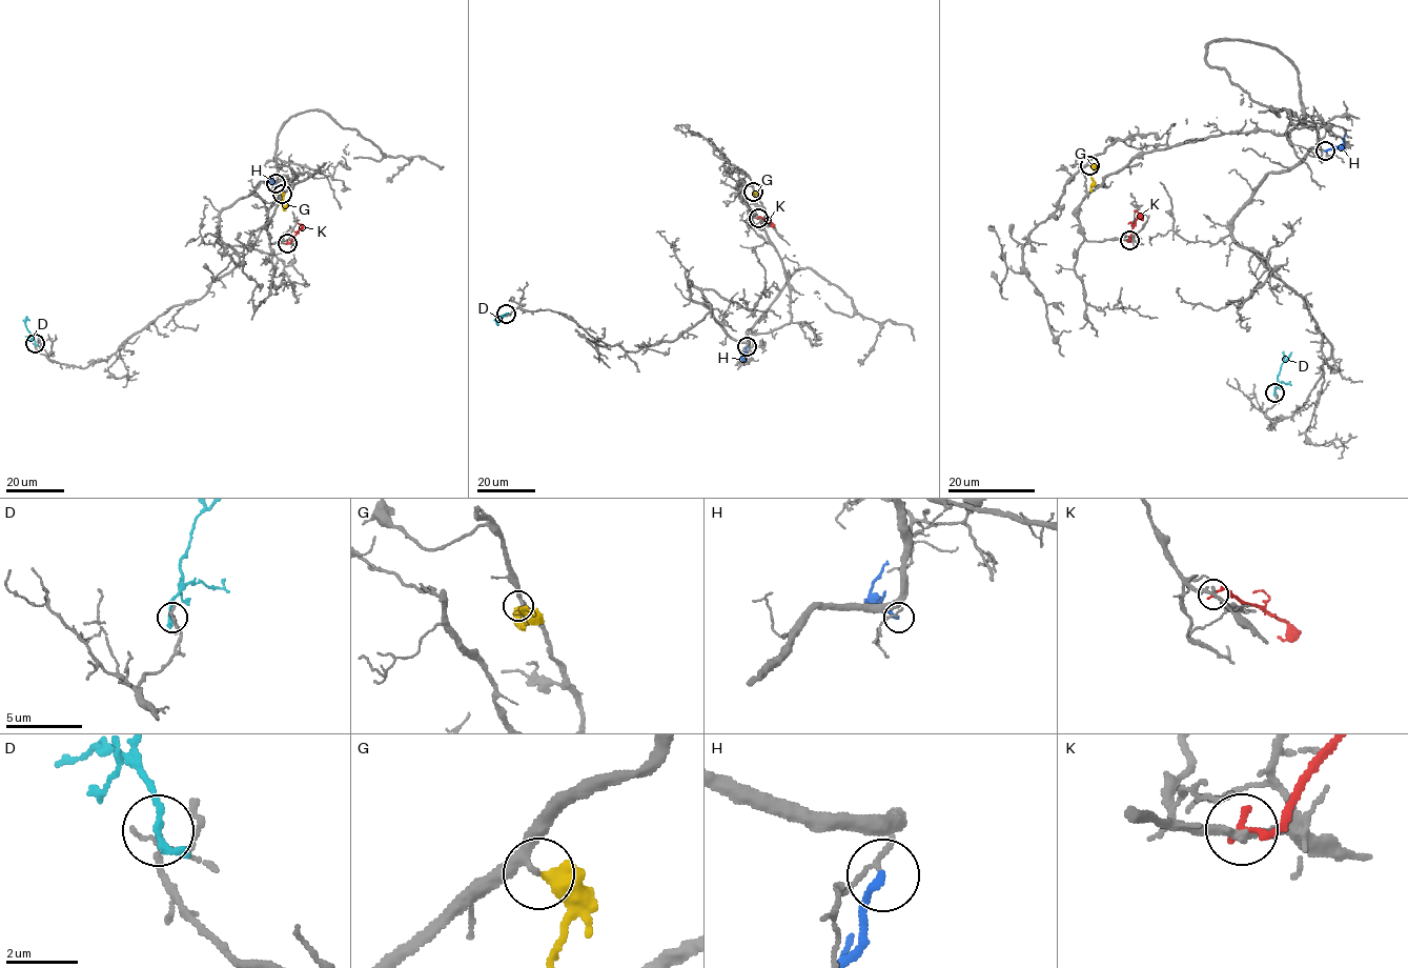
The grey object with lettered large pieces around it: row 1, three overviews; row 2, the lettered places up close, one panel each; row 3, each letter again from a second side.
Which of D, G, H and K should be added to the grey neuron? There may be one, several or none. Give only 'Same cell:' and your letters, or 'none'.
Same cell: G

